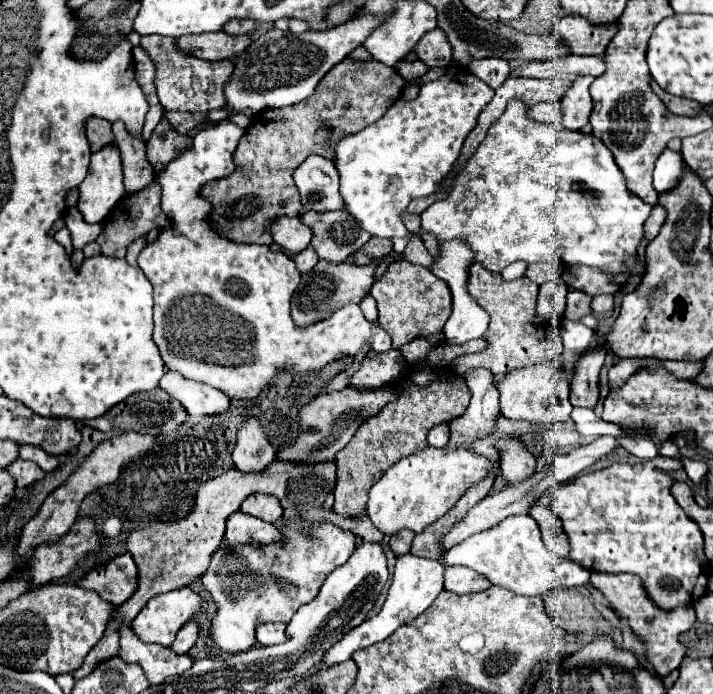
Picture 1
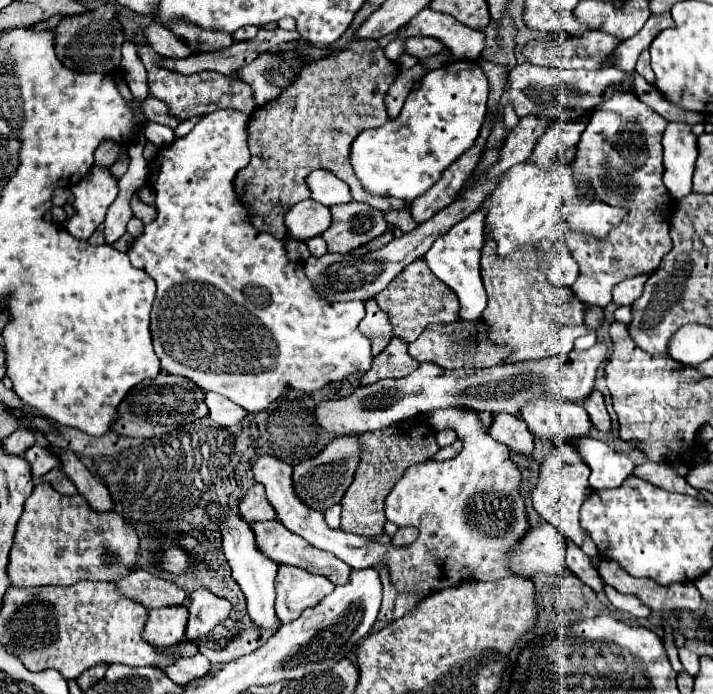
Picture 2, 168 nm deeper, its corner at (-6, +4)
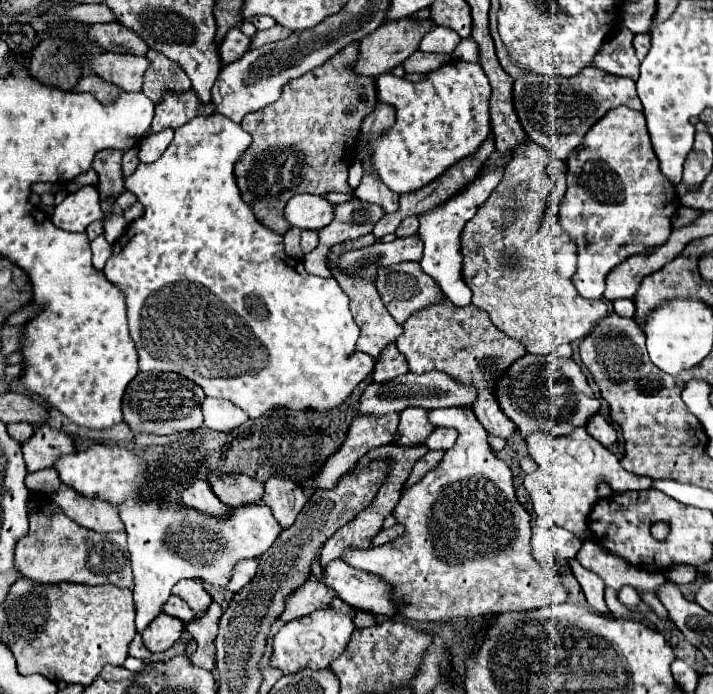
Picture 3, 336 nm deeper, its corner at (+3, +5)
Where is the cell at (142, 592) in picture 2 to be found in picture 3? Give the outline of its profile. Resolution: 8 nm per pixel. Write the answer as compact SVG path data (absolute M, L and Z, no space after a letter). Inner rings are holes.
M174 594L168 598L168 602L164 604L162 610L164 610L164 614L170 614L174 618L180 618L182 622L190 622L194 618L194 614L188 608L188 604L184 600L180 600L178 596L174 596Z

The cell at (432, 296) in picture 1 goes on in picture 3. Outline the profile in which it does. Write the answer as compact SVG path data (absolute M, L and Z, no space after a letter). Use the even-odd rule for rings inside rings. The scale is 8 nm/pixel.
M402 262L390 268L380 268L376 278L376 288L378 288L378 294L382 296L384 306L388 308L388 312L394 316L398 324L404 324L414 312L420 312L432 304L444 302L442 290L436 286L436 282L428 274L420 270L418 262Z

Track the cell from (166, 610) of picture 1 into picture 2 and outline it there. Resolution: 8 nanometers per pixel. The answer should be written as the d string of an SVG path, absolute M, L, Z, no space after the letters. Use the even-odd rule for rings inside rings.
M187 607L151 609L143 639L153 647L171 647L183 641L187 625Z

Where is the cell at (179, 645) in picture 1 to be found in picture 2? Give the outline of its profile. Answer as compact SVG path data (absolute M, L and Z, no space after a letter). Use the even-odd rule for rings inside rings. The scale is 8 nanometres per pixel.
M197 589L189 593L187 609L189 609L189 623L185 637L189 641L195 641L207 635L215 625L223 623L229 617L231 603L227 599L213 595L207 589Z

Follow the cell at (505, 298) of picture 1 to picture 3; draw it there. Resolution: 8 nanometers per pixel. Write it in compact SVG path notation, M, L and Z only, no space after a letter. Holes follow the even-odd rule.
M528 140L520 148L514 150L512 160L504 168L504 178L496 186L496 190L490 194L490 198L484 202L484 206L478 210L478 214L464 226L462 230L462 254L464 254L464 280L468 282L472 290L472 304L480 310L486 310L490 314L492 324L508 334L510 338L524 344L528 354L550 354L564 342L578 342L584 340L592 328L608 316L608 306L604 300L588 300L578 294L578 290L572 286L572 280L560 278L558 274L540 274L530 268L524 268L524 260L520 256L524 254L524 240L530 240L536 236L540 228L540 218L544 216L546 198L550 190L554 188L552 178L546 172L546 166L554 162L548 148L542 148L540 144ZM500 208L518 208L516 222L510 224L506 230L502 230L502 216Z

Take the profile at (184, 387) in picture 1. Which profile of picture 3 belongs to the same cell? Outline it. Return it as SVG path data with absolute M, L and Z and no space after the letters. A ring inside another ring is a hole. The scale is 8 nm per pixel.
M206 398L202 404L202 412L204 412L204 426L220 432L234 430L248 420L248 416L238 406L222 398Z

